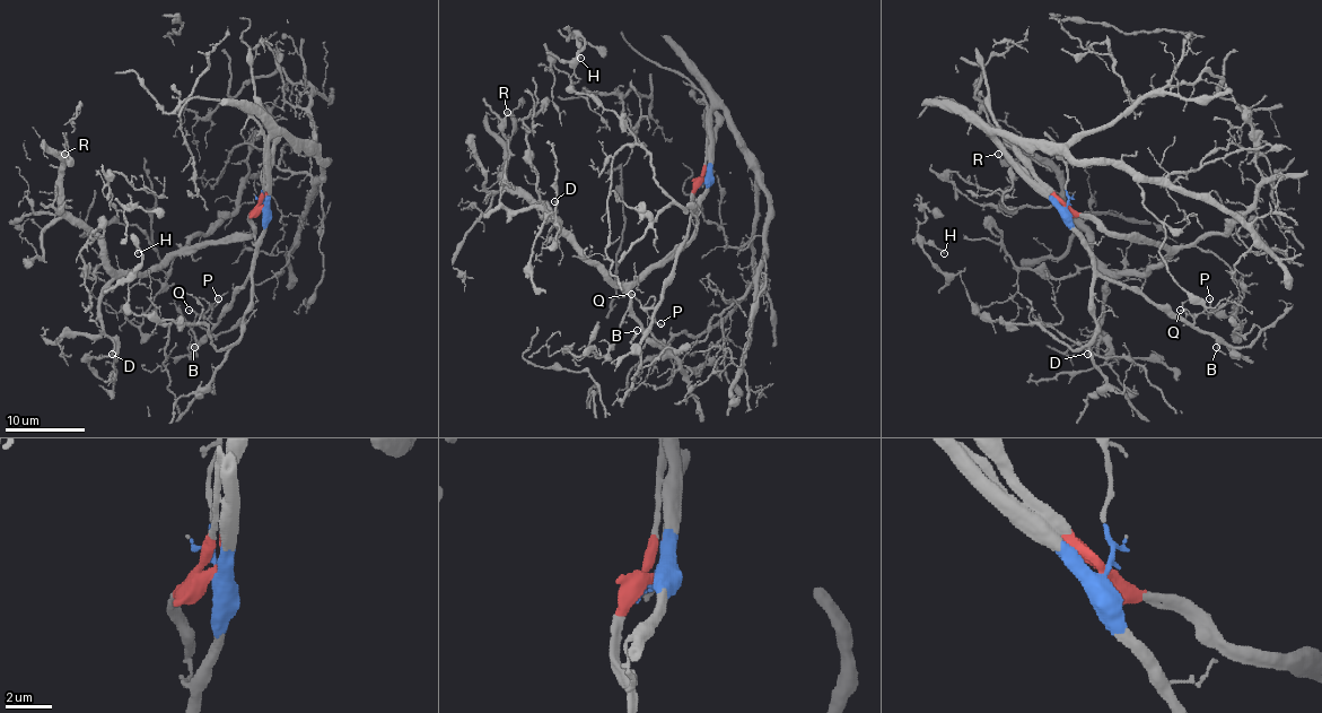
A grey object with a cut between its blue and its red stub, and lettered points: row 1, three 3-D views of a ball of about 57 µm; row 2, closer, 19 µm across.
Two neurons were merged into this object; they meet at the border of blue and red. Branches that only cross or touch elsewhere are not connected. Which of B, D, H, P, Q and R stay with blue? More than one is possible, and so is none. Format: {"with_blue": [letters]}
{"with_blue": ["B", "H", "P", "Q"]}

